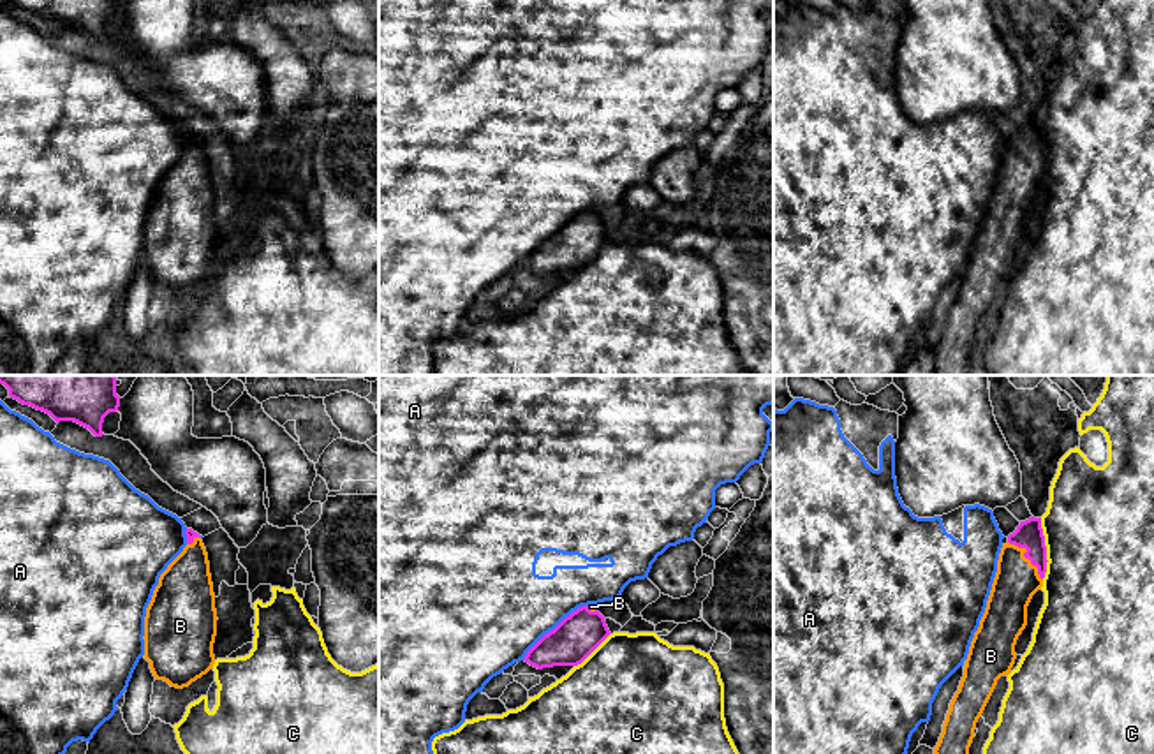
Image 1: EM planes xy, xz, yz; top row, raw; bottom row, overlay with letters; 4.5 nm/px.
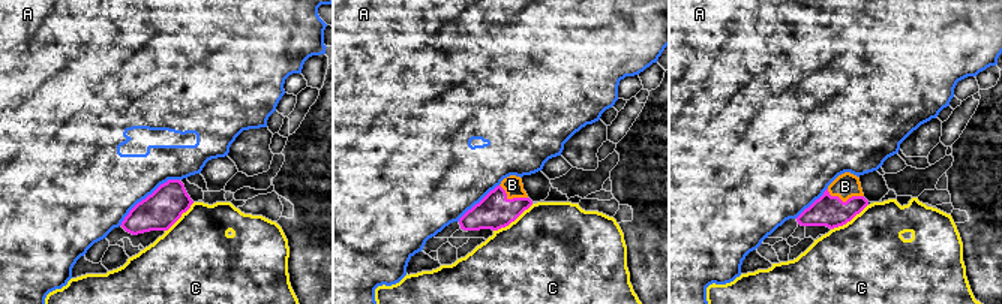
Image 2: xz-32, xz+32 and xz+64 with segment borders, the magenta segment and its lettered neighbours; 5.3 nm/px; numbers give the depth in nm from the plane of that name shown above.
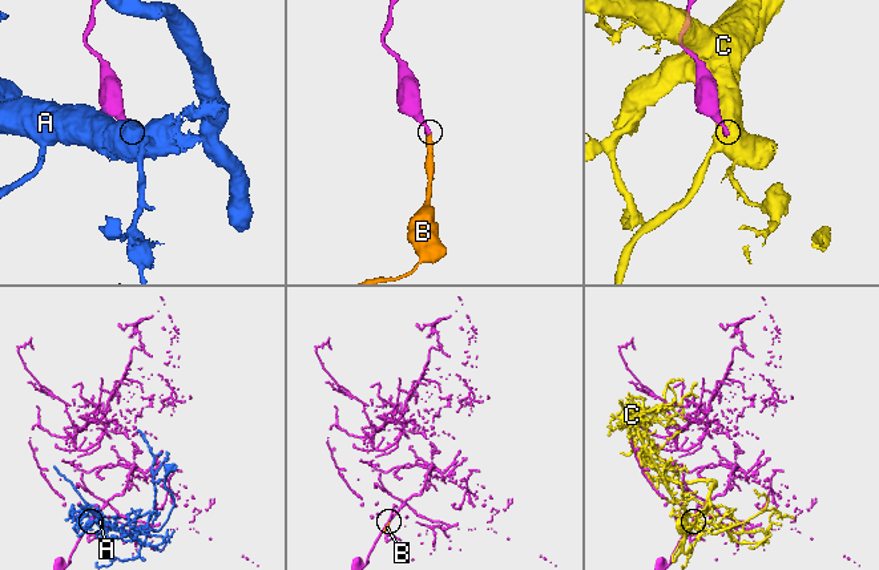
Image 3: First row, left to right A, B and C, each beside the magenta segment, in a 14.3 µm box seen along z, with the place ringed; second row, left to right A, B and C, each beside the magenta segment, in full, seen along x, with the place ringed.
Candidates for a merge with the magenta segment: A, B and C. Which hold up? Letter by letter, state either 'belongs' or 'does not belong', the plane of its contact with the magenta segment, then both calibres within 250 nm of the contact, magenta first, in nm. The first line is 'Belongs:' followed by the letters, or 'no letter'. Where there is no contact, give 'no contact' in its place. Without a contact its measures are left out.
Belongs: B
A: does not belong; meets magenta in xz; 200 nm thick on the magenta side, 420 nm on the other
B: belongs; meets magenta in yz; 130 nm thick on the magenta side, 200 nm on the other
C: does not belong; meets magenta in yz; 130 nm thick on the magenta side, 500 nm on the other

